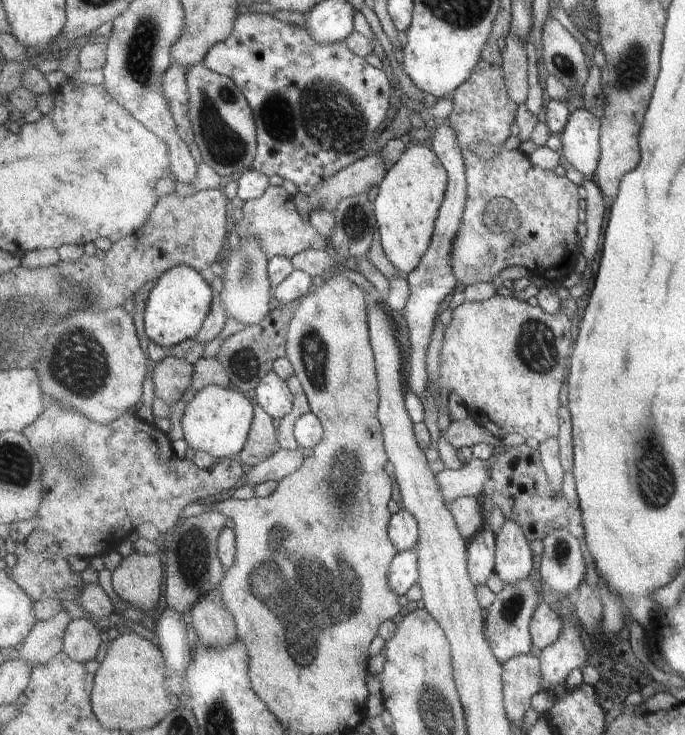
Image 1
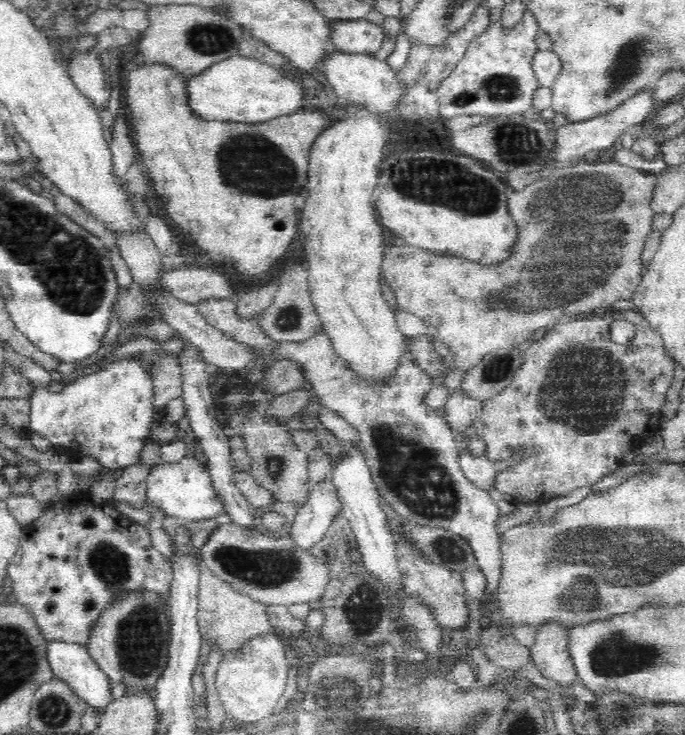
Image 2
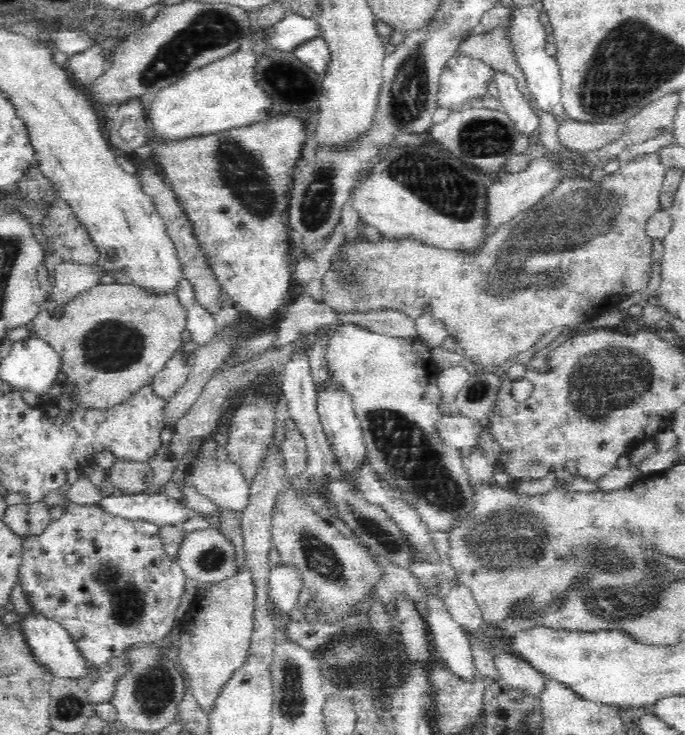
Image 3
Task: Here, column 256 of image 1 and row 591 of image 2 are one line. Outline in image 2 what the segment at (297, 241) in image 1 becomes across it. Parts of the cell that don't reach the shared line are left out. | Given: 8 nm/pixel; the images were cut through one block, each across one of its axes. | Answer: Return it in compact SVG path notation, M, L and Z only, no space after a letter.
M203 564L198 592L197 621L201 637L207 644L216 644L224 654L228 651L237 651L250 637L258 633L273 632L266 608L265 604L252 600L218 579L210 568Z

